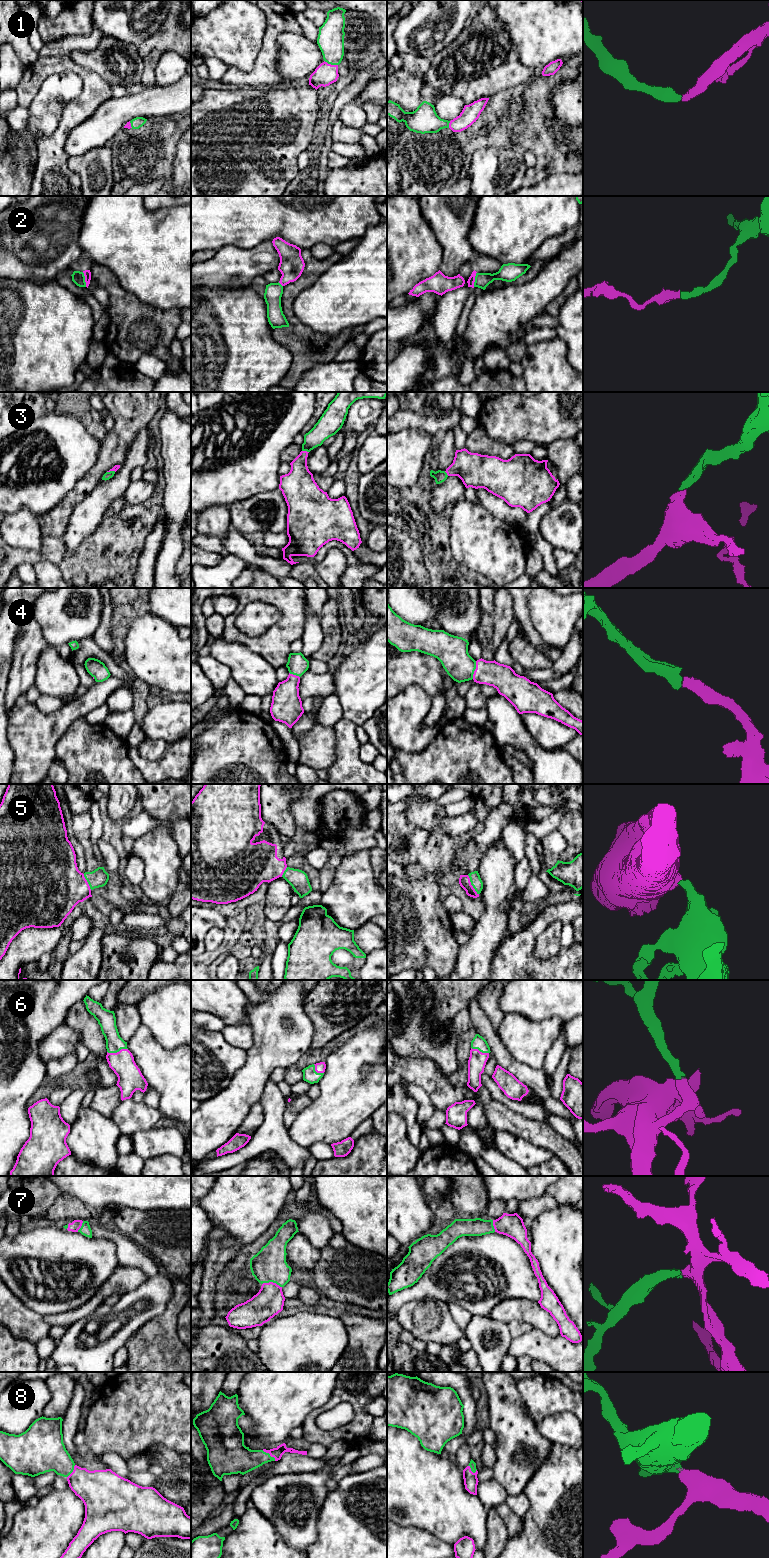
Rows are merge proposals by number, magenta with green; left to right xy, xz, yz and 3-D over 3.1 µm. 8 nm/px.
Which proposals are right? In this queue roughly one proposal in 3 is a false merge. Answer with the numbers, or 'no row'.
1, 3, 4, 5, 6, 7, 8

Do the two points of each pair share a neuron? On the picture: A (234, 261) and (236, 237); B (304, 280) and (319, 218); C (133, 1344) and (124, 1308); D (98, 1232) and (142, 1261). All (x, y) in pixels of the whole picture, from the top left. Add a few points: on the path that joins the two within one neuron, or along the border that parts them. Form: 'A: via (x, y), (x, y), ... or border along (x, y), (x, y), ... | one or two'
A: border along (258, 243), (250, 248), (224, 245), (216, 250) | two
B: border along (309, 249), (301, 250) | two
C: border along (148, 1320), (124, 1345) | two
D: via (109, 1233), (117, 1237), (131, 1251) | one

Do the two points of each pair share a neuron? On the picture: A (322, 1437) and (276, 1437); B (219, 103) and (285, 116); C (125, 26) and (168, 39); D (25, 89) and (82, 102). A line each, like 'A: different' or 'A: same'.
A: different
B: same
C: different
D: same

